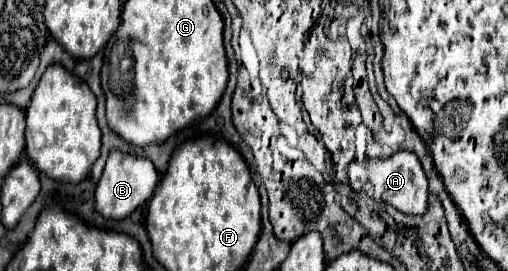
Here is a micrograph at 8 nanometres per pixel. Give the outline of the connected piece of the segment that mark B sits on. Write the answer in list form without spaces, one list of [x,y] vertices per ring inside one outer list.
[[[111,151],[109,157],[107,157],[103,175],[97,183],[95,207],[105,219],[125,219],[139,205],[143,205],[151,199],[157,183],[159,183],[159,173],[149,159],[127,155],[127,153],[121,153],[121,151]]]

